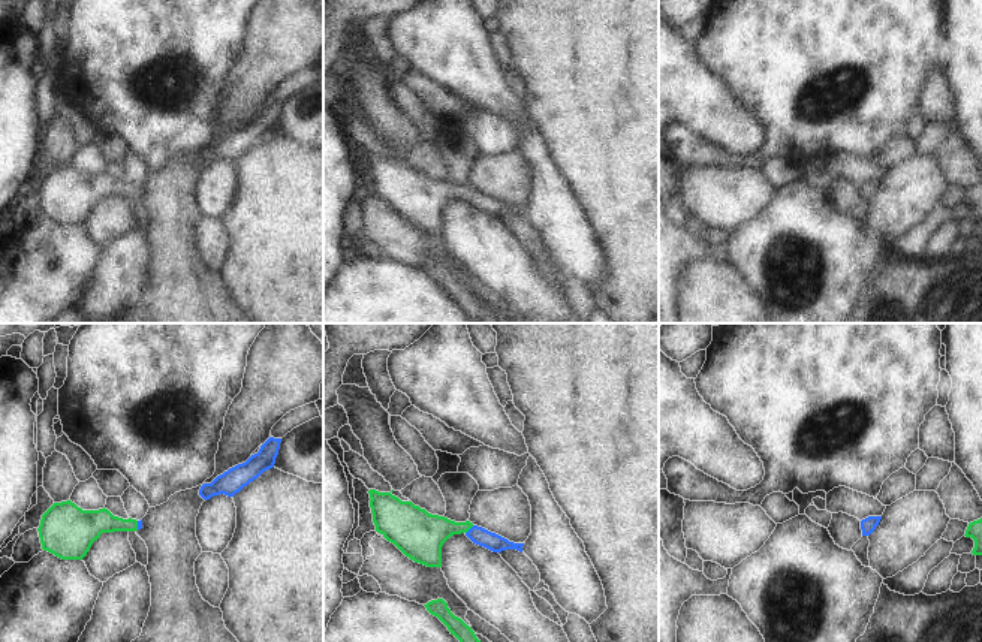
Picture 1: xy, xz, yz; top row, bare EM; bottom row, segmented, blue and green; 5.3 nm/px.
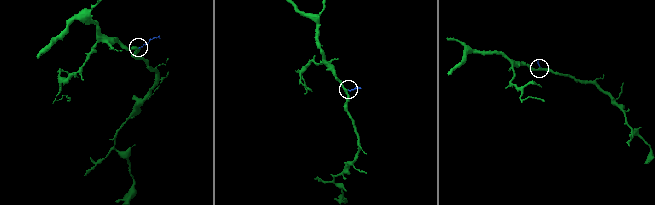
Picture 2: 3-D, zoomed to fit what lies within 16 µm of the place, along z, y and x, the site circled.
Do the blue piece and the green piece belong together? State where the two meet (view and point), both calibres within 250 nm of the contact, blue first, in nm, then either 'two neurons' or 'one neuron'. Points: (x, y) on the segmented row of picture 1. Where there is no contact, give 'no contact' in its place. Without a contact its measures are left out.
meets blue in xz at (469, 530); 90 nm thick on the blue side, 240 nm on the other; one neuron

